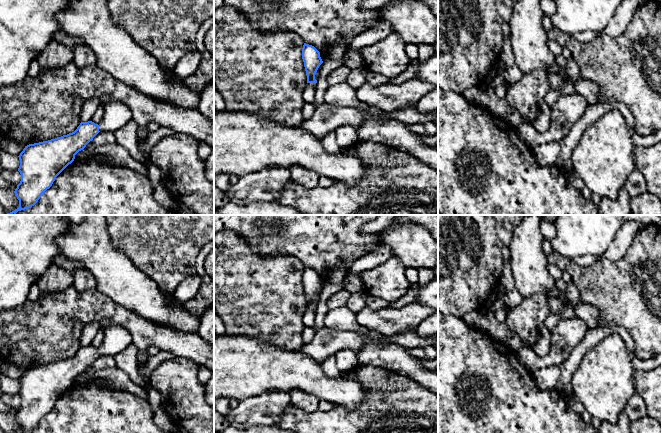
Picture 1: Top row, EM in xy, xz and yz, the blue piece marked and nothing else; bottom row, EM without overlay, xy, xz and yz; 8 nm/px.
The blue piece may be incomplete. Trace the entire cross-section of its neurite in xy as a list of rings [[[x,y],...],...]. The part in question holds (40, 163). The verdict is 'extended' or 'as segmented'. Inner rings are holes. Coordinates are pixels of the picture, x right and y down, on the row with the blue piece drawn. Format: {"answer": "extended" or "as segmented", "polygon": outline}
{"answer": "extended", "polygon": [[[108,101],[99,124],[81,122],[72,133],[25,146],[18,156],[21,181],[14,191],[19,207],[5,215],[16,215],[18,211],[34,206],[56,177],[74,161],[75,155],[99,132],[114,133],[131,119],[132,113],[124,102]]]}

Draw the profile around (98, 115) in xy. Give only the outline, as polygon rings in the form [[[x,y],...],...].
[[[101,104],[94,113],[91,121],[94,122],[95,124],[99,124],[103,118],[103,114],[104,114],[104,105]]]

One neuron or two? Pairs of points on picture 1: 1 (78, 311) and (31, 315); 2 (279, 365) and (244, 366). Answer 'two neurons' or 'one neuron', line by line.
1: one neuron
2: one neuron

